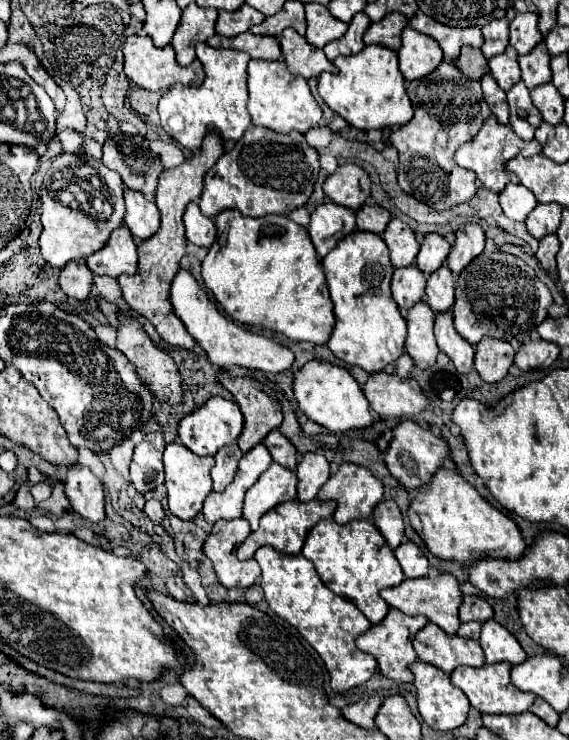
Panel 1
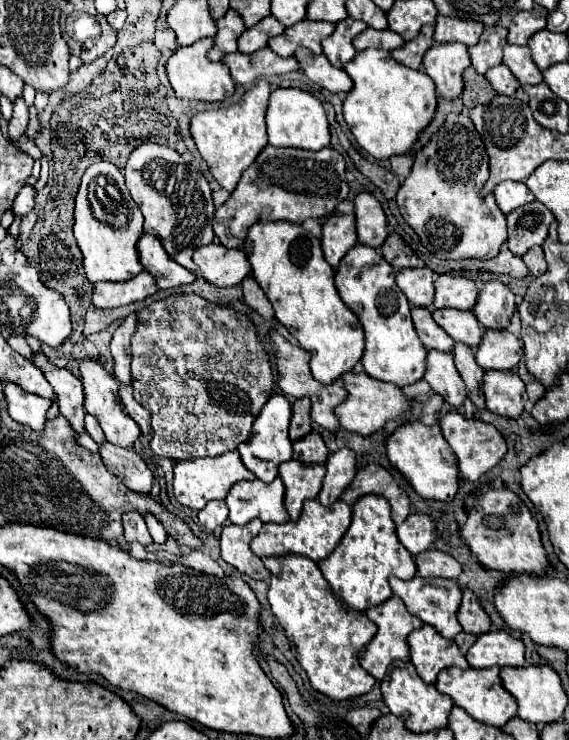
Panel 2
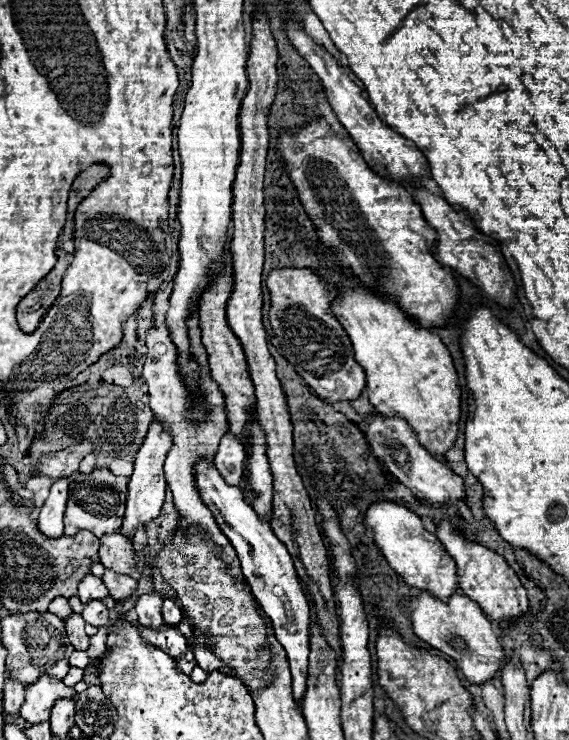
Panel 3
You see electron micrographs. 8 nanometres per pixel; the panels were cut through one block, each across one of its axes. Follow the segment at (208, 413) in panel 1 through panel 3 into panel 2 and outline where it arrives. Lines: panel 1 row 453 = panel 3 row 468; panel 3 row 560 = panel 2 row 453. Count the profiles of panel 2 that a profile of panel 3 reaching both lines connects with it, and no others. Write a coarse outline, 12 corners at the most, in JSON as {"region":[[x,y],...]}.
{"region":[[274,394],[238,448],[262,482],[292,458],[290,400]]}

